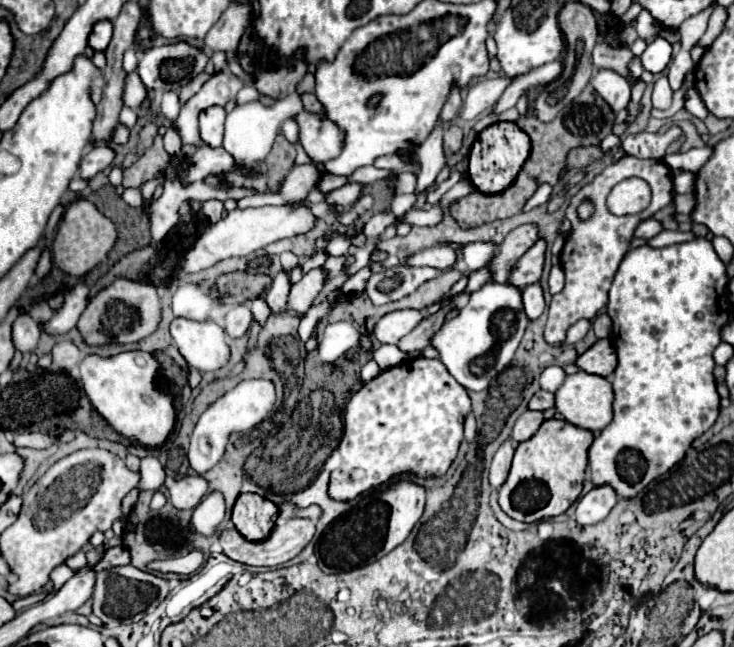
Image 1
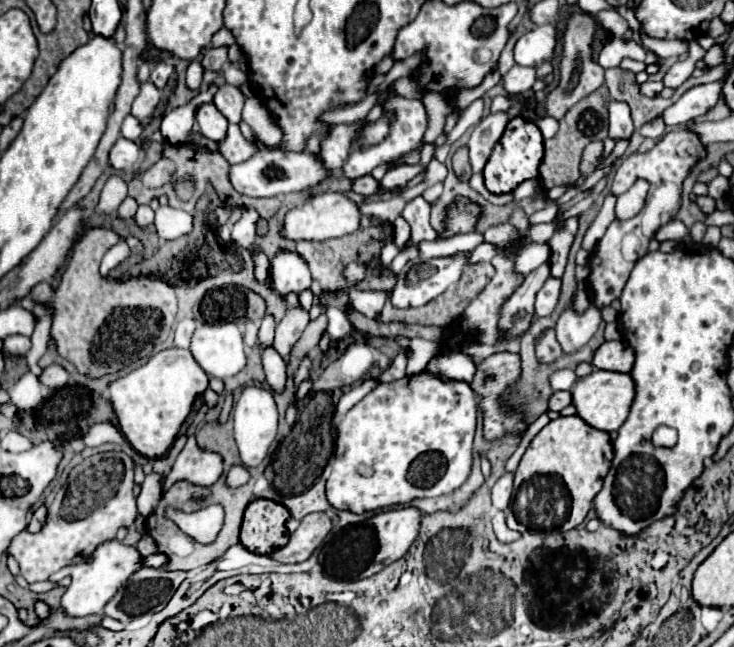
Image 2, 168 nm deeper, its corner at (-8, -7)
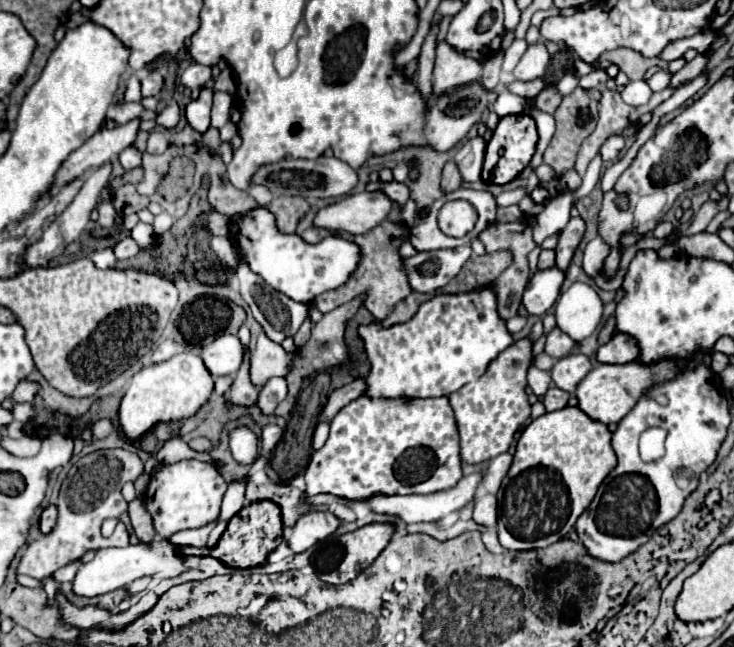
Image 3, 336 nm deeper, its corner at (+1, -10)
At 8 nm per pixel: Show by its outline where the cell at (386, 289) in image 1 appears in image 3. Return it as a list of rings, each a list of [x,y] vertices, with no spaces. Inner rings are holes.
[[[470,245],[442,251],[416,253],[402,261],[410,289],[416,293],[432,293],[448,285],[472,255]]]

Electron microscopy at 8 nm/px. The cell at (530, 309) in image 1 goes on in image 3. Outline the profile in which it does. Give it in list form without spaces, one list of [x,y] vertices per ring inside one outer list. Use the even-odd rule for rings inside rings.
[[[556,267],[548,271],[536,271],[534,277],[528,281],[528,287],[522,297],[522,303],[528,309],[528,313],[538,317],[546,315],[548,309],[558,299],[562,281],[564,281],[564,271],[556,271]]]

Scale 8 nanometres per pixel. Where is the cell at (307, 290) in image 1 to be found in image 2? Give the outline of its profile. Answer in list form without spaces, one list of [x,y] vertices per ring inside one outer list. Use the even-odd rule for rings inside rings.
[[[301,306],[287,308],[285,318],[277,324],[273,348],[281,354],[281,358],[285,362],[289,362],[289,352],[291,352],[293,344],[301,338],[301,332],[305,330],[307,324],[309,324],[309,312],[303,310]]]

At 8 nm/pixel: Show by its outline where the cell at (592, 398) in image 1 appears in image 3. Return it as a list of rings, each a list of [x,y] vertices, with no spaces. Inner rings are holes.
[[[636,361],[626,365],[598,365],[580,381],[574,395],[578,399],[578,409],[582,409],[592,421],[610,425],[618,423],[652,383],[672,379],[672,375],[676,375],[676,371],[672,371],[668,363],[664,363],[664,367],[640,367]]]

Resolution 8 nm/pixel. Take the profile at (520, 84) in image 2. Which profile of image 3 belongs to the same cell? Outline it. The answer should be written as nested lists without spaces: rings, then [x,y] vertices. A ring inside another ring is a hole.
[[[540,41],[540,43],[528,47],[528,51],[520,59],[520,63],[512,71],[512,75],[518,81],[534,81],[534,79],[540,79],[544,75],[546,67],[548,67],[548,61],[550,61],[550,55],[548,55],[544,43]]]

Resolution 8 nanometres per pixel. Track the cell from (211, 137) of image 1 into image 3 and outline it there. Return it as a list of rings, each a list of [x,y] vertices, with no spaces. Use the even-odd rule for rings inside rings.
[[[204,87],[198,99],[186,105],[186,119],[192,129],[198,133],[206,133],[210,129],[210,107],[212,107],[212,89]]]

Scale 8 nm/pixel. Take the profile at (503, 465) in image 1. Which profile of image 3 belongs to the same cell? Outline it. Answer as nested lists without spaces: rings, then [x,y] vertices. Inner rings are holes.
[[[486,493],[480,499],[476,499],[474,503],[474,519],[482,525],[496,525],[496,517],[498,517],[498,505],[496,505],[496,497]]]

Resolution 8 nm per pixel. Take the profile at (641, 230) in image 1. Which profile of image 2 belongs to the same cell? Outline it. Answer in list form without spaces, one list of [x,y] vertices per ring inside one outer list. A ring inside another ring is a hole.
[[[671,220],[669,224],[665,224],[665,226],[661,226],[659,228],[659,232],[655,234],[655,238],[659,240],[659,242],[665,242],[665,240],[683,240],[683,238],[687,238],[689,236],[689,230],[687,230],[687,226],[683,224],[683,222],[679,222],[679,220]]]

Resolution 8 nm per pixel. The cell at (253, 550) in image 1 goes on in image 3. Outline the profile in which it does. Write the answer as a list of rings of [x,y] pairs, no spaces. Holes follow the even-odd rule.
[[[330,511],[304,513],[304,515],[300,515],[300,519],[296,521],[296,525],[292,529],[292,535],[288,539],[288,547],[294,553],[304,553],[306,549],[316,545],[318,541],[332,535],[336,531],[338,523],[340,521]]]

